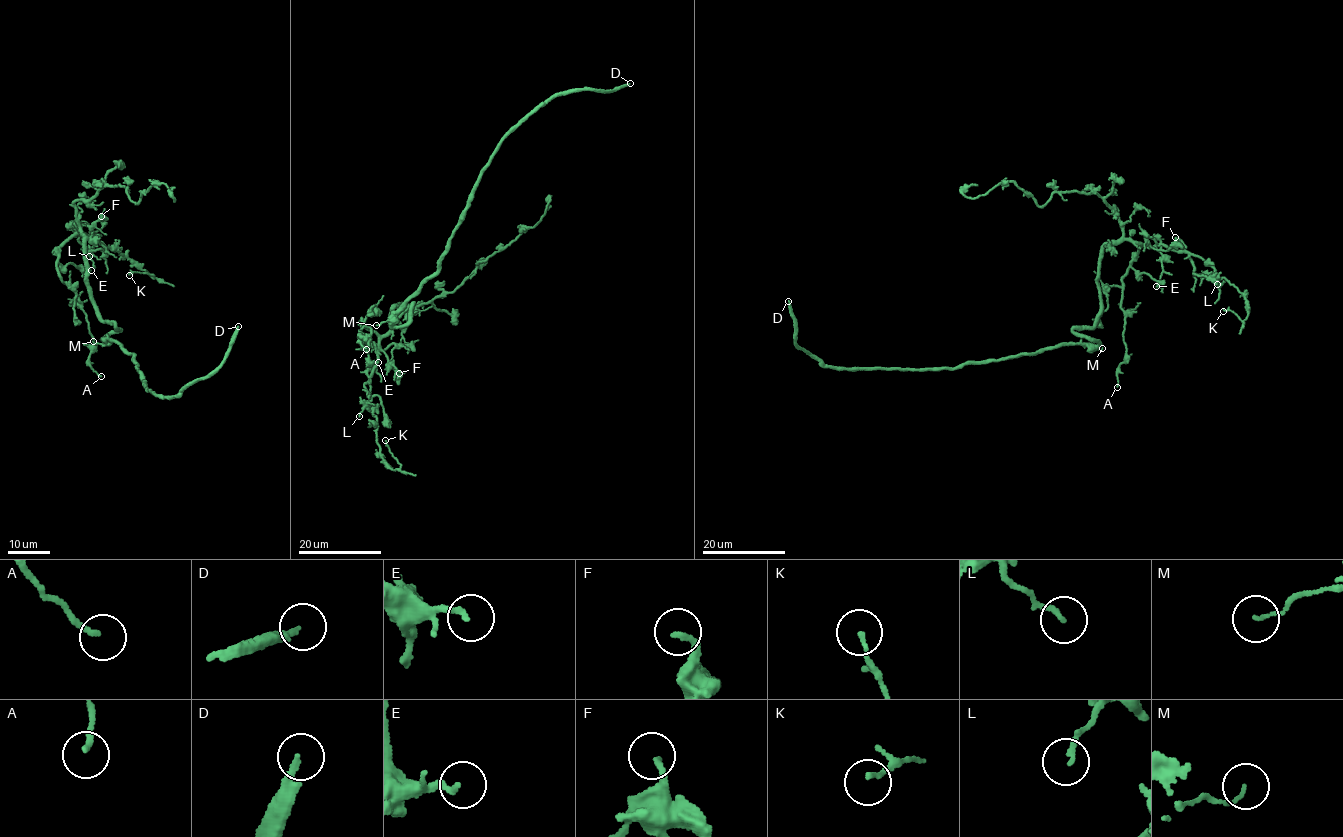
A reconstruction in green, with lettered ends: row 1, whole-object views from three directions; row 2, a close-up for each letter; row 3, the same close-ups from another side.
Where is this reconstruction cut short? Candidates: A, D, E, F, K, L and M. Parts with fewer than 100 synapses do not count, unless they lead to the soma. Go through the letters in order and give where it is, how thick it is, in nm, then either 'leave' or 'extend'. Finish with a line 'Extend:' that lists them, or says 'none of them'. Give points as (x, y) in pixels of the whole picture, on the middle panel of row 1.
A: at (366, 349); 170 nm thick; leave
D: at (630, 83); 170 nm thick; extend
E: at (378, 362); 160 nm thick; leave
F: at (399, 373); 200 nm thick; leave
K: at (385, 440); 130 nm thick; leave
L: at (359, 416); 160 nm thick; leave
M: at (376, 325); 90 nm thick; leave
Extend: D

